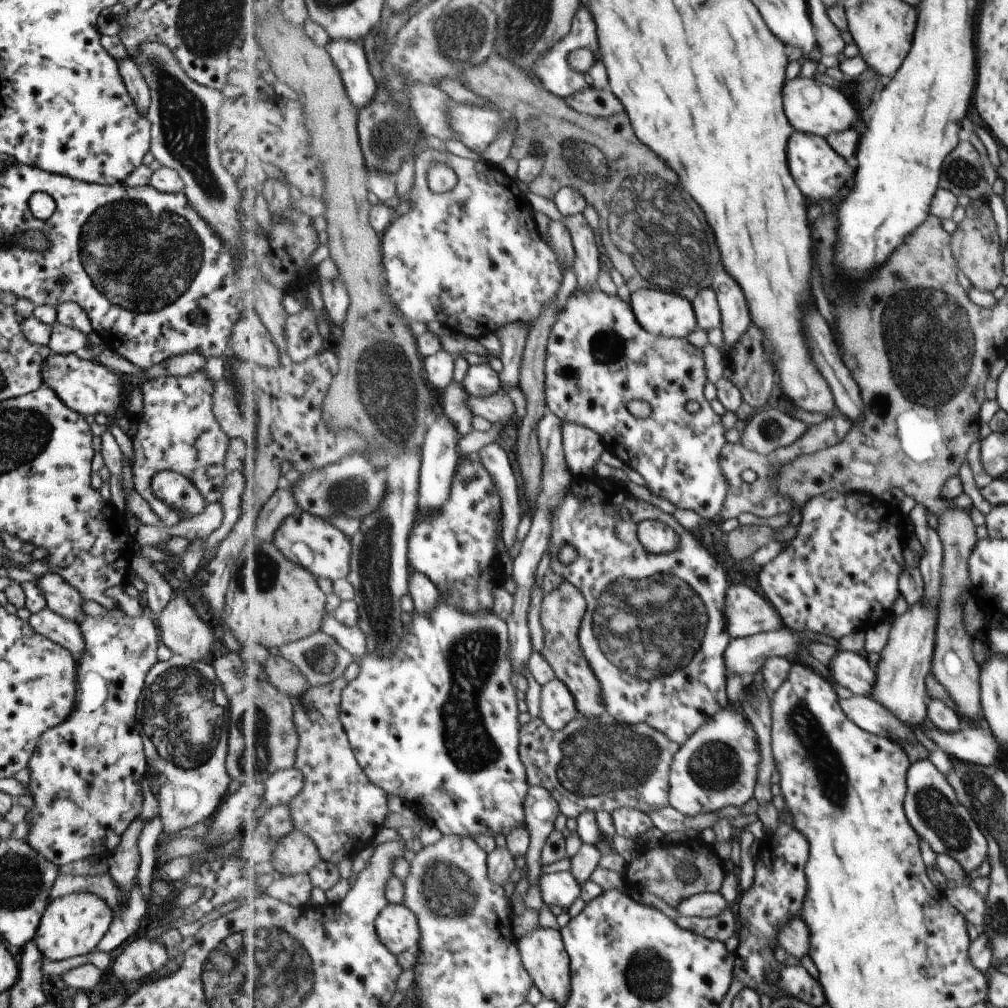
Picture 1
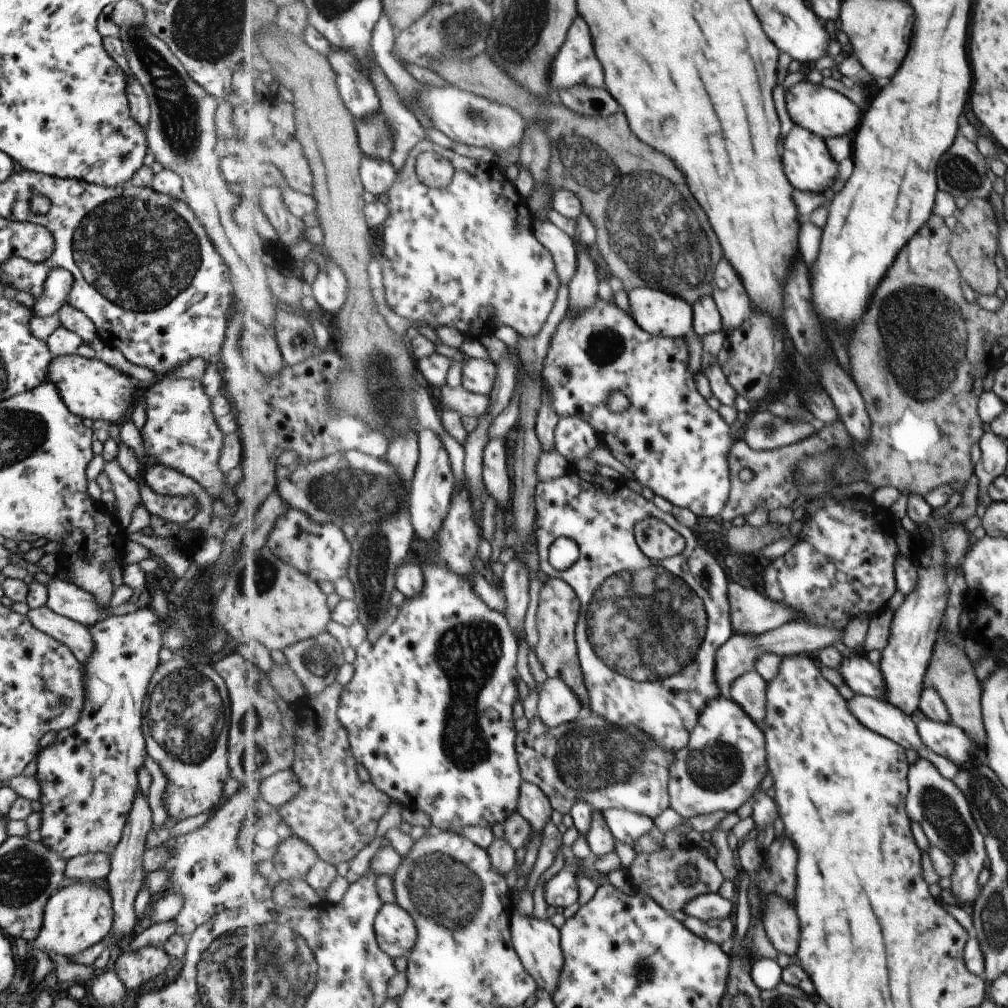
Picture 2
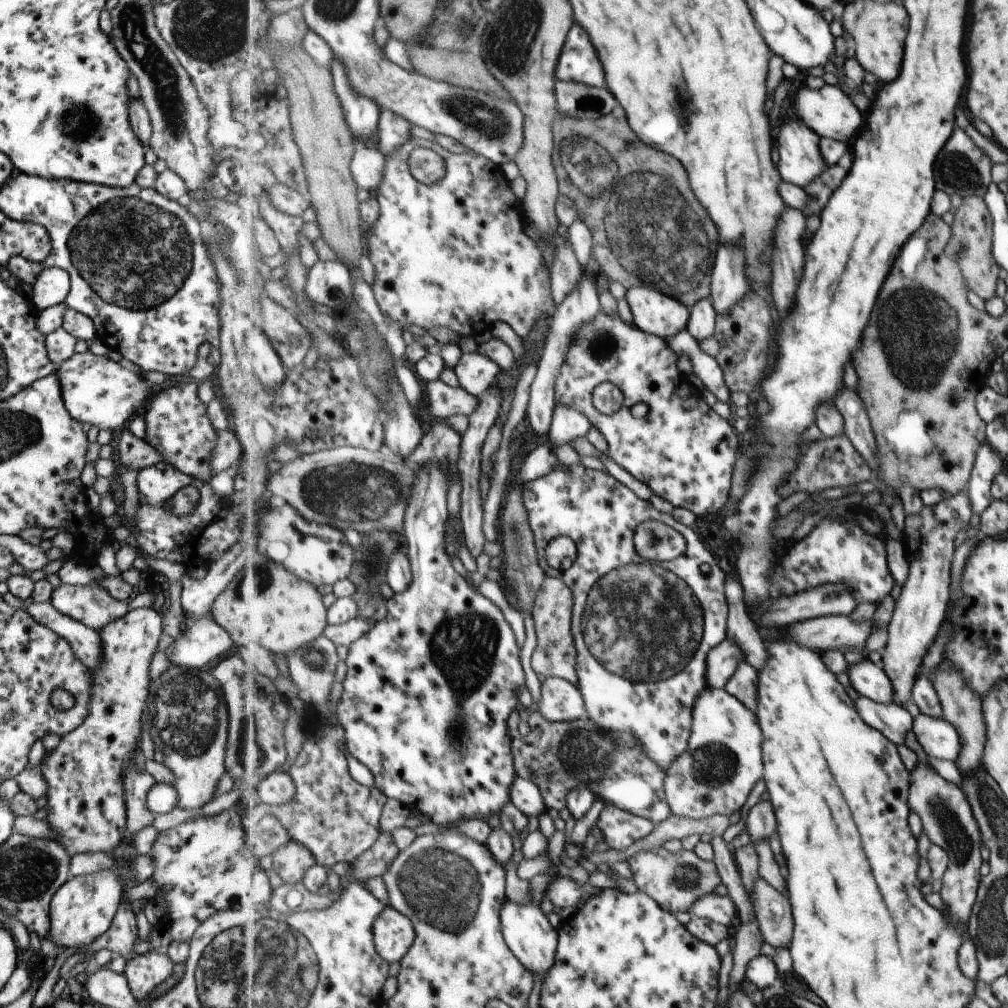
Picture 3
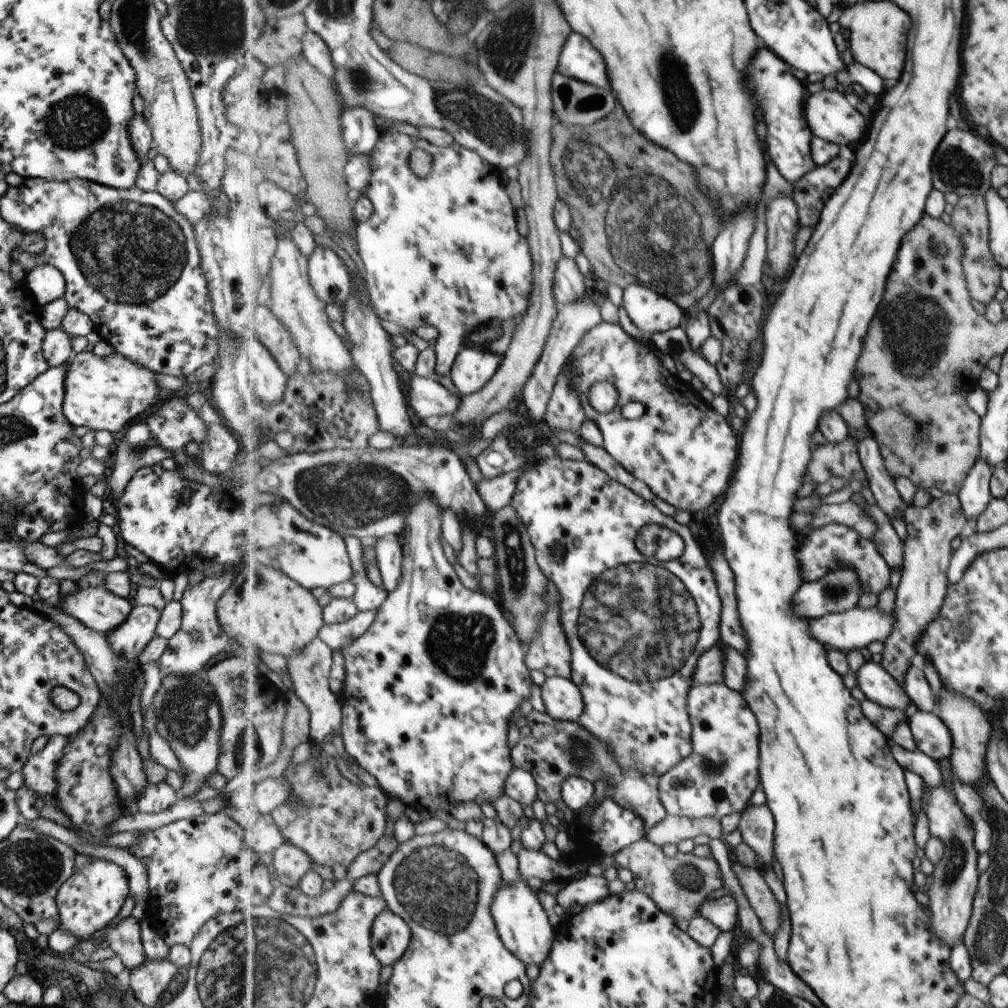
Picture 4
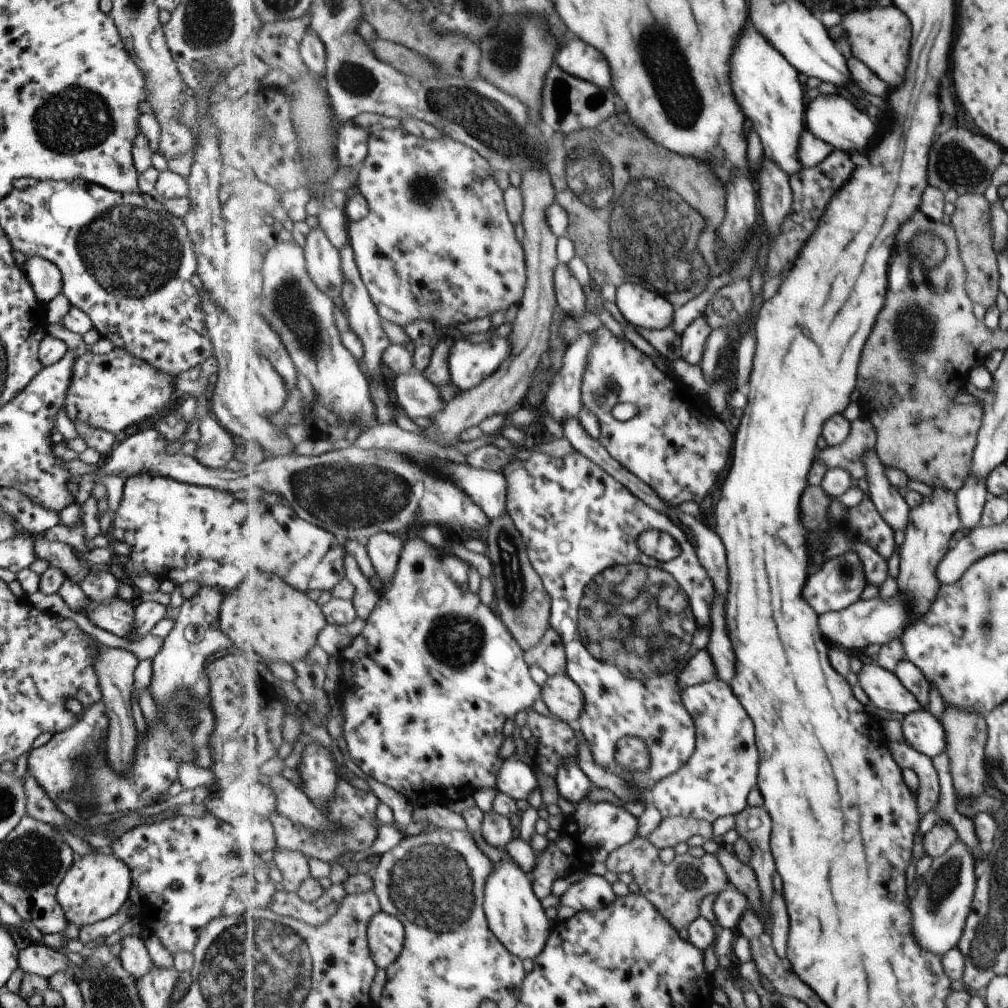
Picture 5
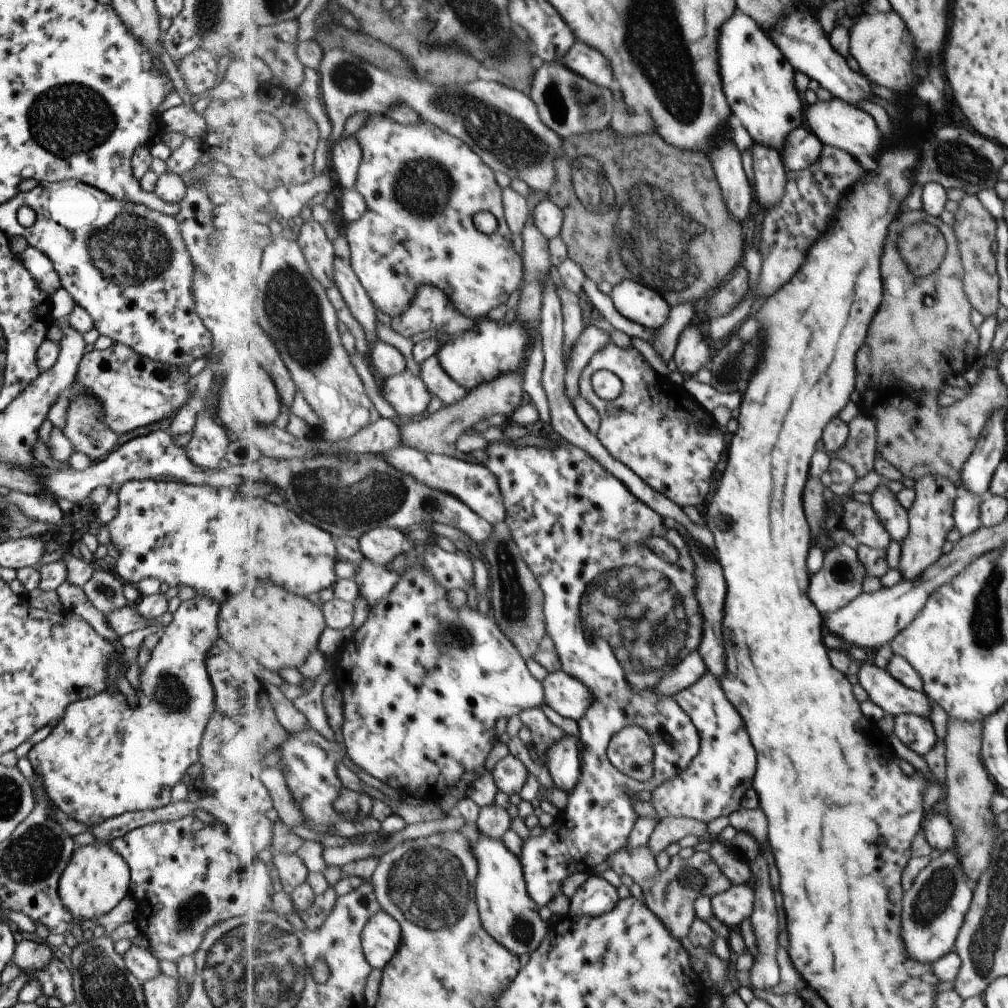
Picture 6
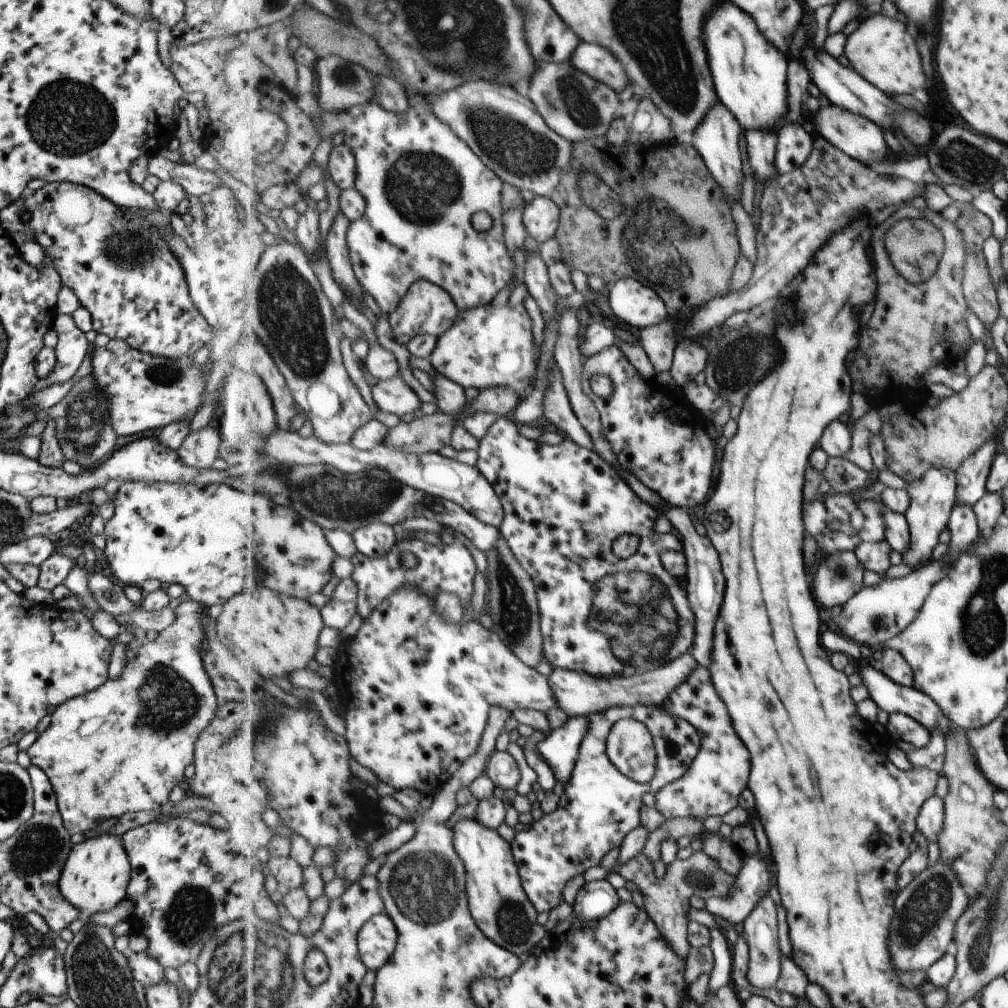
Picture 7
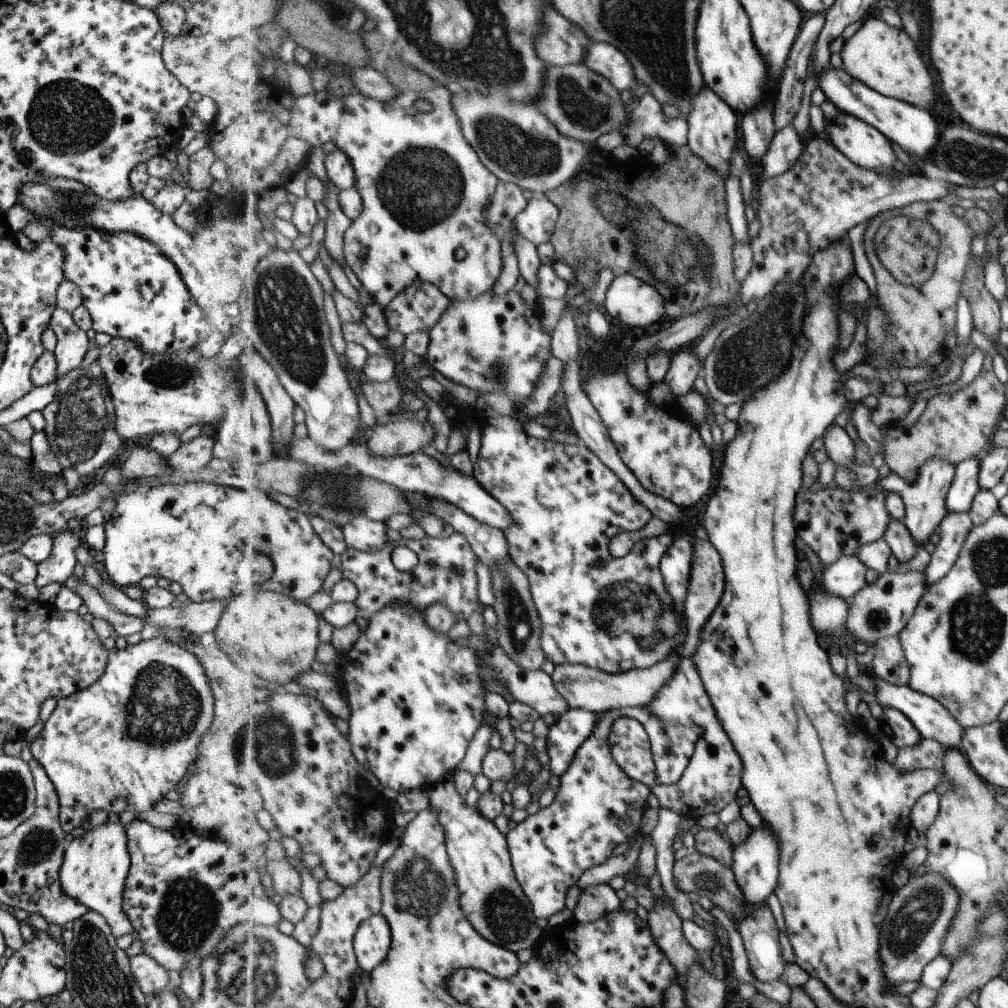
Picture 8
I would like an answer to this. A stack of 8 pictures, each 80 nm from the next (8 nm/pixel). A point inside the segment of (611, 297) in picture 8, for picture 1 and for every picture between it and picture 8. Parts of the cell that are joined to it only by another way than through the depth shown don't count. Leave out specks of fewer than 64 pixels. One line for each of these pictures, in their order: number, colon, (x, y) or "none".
1: (664, 313)
2: (665, 315)
3: (656, 313)
4: (652, 313)
5: (643, 308)
6: (640, 304)
7: (635, 304)

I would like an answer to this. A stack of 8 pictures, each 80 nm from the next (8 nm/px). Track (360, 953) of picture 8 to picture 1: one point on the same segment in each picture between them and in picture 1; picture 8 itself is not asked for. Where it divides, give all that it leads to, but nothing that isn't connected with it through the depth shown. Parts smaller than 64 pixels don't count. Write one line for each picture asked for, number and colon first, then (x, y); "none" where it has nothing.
1: (398, 927)
2: (397, 933)
3: (395, 933)
4: (391, 936)
5: (386, 935)
6: (382, 937)
7: (377, 941)

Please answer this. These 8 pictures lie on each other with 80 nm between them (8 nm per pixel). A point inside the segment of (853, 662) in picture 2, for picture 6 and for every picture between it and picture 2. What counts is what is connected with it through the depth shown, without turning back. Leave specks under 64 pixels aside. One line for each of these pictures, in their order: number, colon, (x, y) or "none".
3: (869, 680)
4: (875, 682)
5: (885, 691)
6: (885, 691)

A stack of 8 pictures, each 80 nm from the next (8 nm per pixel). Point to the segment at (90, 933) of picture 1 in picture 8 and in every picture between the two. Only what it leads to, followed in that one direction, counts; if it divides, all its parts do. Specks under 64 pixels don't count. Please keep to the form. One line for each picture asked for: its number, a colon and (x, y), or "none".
2: (75, 917)
3: (82, 908)
4: (90, 898)
5: (95, 886)
6: (95, 880)
7: (94, 877)
8: (94, 866)

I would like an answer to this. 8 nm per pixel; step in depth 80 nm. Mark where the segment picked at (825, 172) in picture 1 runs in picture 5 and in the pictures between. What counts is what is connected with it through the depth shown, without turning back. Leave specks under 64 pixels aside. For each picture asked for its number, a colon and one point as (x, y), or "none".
2: (810, 164)
3: (802, 160)
4: (782, 96)
5: (768, 87)

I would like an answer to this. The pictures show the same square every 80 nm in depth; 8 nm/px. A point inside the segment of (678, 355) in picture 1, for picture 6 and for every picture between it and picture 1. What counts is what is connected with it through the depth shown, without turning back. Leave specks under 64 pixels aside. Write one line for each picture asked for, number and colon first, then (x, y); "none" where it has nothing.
2: (673, 442)
3: (685, 452)
4: (686, 453)
5: (676, 443)
6: (674, 449)

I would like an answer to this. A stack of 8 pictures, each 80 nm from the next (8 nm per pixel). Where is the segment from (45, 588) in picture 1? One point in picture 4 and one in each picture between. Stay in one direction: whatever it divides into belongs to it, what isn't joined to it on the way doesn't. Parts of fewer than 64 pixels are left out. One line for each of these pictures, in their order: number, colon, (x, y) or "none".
2: (64, 598)
3: (90, 605)
4: (95, 607)

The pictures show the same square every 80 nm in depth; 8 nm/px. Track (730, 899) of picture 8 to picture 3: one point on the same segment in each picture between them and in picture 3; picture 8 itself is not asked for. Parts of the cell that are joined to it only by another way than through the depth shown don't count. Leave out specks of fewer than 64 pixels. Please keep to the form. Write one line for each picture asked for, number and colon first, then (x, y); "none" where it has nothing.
3: (677, 881)
4: (681, 884)
5: (676, 889)
6: (664, 893)
7: (699, 874)

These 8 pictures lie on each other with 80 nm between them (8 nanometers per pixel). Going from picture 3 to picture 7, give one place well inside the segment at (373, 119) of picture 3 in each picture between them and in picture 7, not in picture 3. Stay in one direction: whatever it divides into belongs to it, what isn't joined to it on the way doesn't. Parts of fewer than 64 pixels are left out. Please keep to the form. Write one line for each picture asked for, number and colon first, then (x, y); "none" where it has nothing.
4: (361, 133)
5: (352, 145)
6: (347, 154)
7: (342, 166)

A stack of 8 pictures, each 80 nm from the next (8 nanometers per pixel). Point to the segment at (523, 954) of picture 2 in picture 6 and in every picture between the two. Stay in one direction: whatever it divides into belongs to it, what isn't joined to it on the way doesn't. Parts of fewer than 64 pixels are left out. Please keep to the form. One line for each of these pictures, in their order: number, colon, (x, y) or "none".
3: (530, 934)
4: (525, 927)
5: (516, 916)
6: (509, 914)

